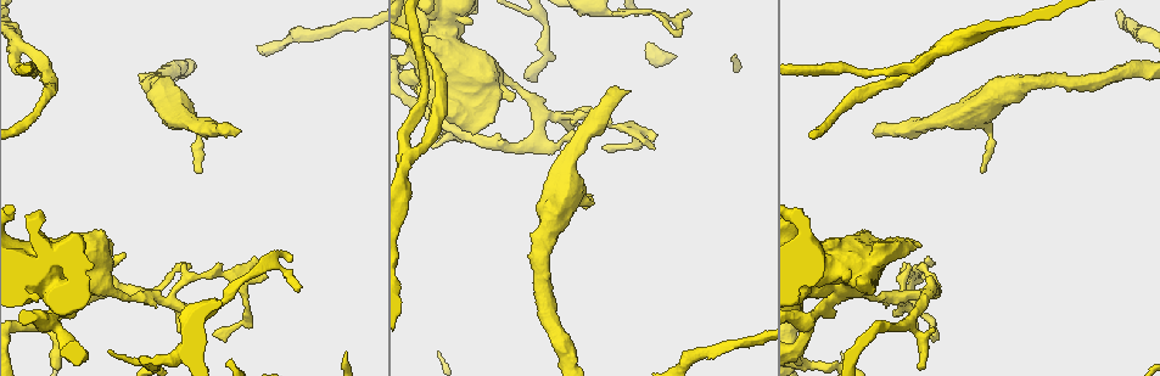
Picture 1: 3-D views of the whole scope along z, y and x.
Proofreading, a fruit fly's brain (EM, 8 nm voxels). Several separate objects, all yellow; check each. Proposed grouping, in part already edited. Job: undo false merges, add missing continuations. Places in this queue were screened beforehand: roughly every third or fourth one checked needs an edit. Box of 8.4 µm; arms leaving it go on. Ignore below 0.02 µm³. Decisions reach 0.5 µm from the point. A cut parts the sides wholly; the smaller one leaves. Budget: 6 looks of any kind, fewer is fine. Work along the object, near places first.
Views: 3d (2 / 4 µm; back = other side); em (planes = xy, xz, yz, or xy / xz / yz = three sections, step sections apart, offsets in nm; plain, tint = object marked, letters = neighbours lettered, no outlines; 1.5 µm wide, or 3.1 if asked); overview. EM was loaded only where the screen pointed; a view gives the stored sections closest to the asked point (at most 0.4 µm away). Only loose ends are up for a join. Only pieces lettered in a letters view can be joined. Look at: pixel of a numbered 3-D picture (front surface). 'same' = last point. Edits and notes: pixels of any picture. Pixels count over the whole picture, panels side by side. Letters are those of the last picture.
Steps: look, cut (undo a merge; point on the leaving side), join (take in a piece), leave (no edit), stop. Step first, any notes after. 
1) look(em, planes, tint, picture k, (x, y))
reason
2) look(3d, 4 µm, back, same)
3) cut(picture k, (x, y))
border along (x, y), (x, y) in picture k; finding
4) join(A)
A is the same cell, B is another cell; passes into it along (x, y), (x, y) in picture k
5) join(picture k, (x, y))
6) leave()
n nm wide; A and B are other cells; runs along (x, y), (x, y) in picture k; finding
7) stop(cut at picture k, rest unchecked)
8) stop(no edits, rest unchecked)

look(3d, 2 µm, picture 1, (933, 336))
branch stops here

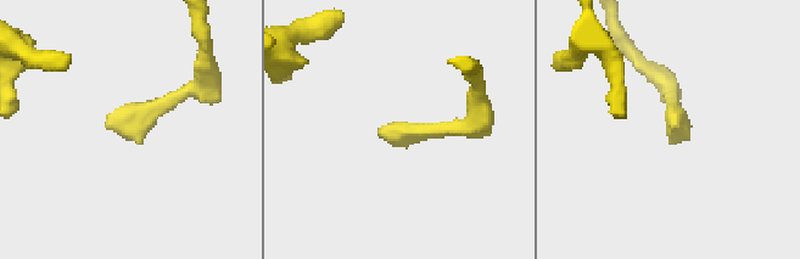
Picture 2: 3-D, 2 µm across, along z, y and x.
look(em, planes, letters, picture 2, (381, 136))
now the EM

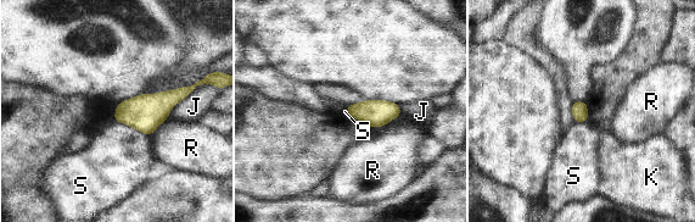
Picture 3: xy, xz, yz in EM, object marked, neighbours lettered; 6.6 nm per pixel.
leave()
110 nm wide; J, K, R and S are other cells; border along (113, 118), (149, 137) in picture 3; none of them fits

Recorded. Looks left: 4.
look(em, xy, step 8, tint, picture 1, (148, 293))
four-way junction

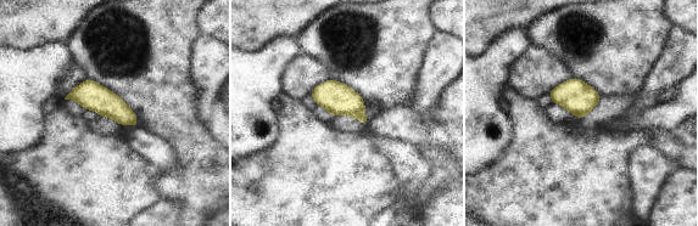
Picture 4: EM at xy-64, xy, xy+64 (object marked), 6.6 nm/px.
look(em, xz, step 8, letters, same)
another direction

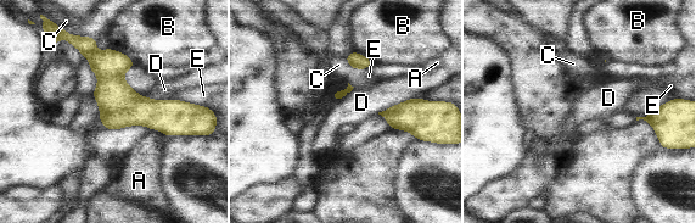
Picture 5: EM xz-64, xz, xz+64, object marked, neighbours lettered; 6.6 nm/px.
leave()
A, B, C, D and E are other cells; runs along (84, 50), (139, 109), (181, 106) in picture 5; continuous, no second cell

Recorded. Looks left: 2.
look(em, planes, tint, picture 1, (879, 132))
branch stops here

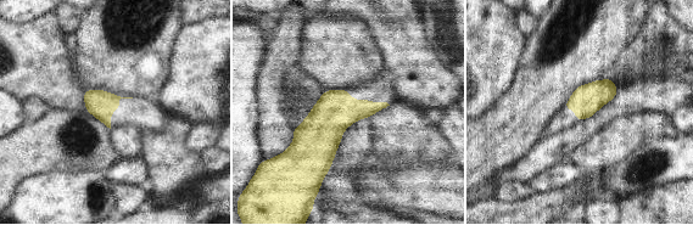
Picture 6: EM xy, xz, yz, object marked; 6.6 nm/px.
look(em, planes, letters, same)
what lies round it

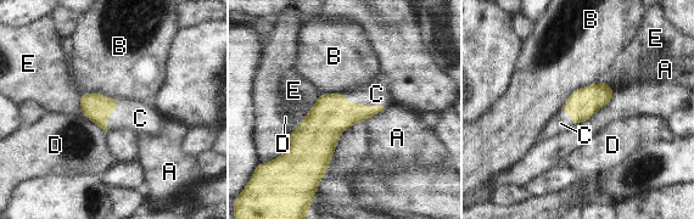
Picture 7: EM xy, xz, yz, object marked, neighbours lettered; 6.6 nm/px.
join(C)
180 nm wide; B touches over 360 nm; C is the same cell, A, B, D and E are other cells; it goes on there

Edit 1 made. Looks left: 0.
stop(join at picture 7, rest unchecked)

